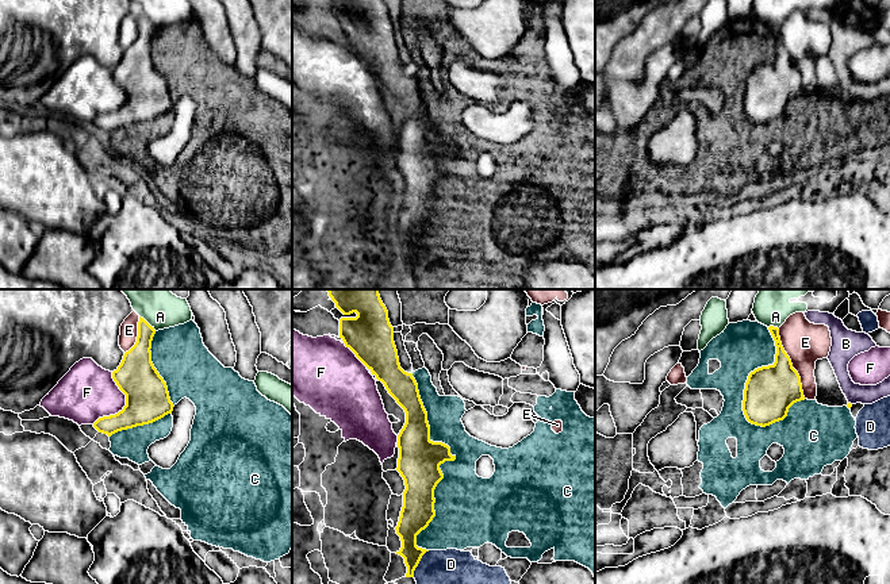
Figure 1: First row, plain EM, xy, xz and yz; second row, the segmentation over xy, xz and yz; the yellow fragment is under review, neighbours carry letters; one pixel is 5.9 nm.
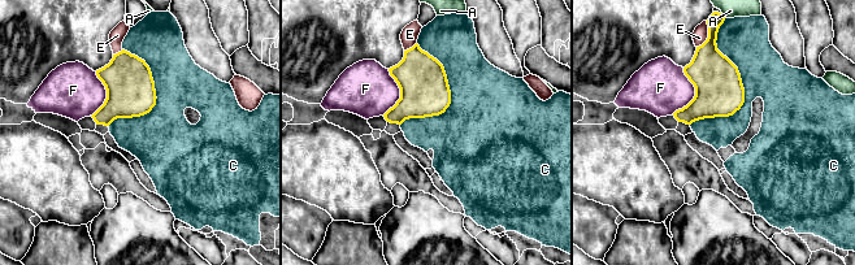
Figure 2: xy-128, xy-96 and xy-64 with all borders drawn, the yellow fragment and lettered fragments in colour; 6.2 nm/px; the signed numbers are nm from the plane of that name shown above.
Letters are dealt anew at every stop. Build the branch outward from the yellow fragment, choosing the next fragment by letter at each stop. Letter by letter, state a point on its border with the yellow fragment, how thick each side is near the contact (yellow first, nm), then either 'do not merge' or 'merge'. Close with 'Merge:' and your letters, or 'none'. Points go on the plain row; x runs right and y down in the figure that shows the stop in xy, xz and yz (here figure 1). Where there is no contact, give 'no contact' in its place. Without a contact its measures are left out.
A: meets yellow in xy at (146, 19); 180 nm thick on the yellow side, 160 nm on the other; do not merge
B: meets yellow in yz at (850, 100); 20 nm thick on the yellow side, 110 nm on the other; merge
C: meets yellow in xz at (449, 157); 260 nm thick on the yellow side, 340 nm on the other; do not merge
D: meets yellow in xz at (418, 260); 160 nm thick on the yellow side, 420 nm on the other; do not merge
E: meets yellow in yz at (791, 61); 300 nm thick on the yellow side, 240 nm on the other; do not merge
F: meets yellow in xy at (125, 103); 260 nm thick on the yellow side, 340 nm on the other; do not merge
Merge: B

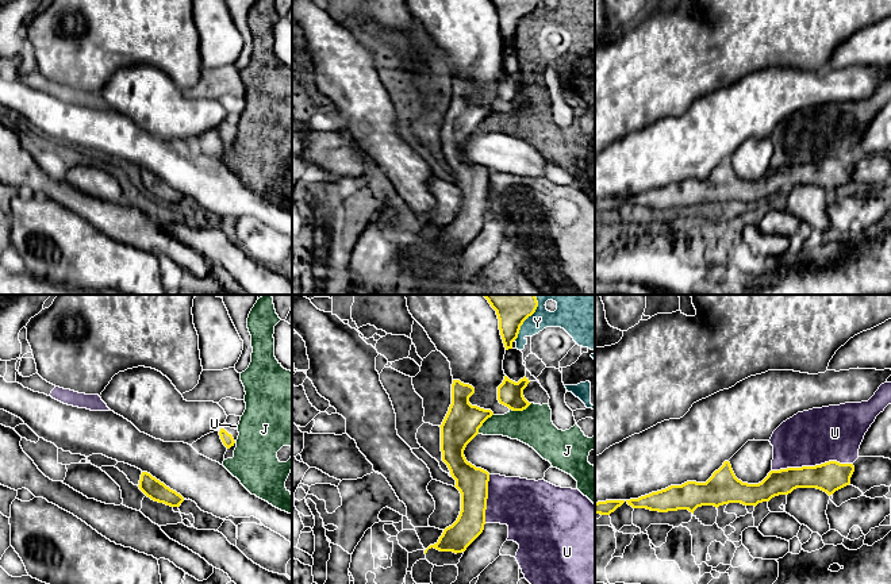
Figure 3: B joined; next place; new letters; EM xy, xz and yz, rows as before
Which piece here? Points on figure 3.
J: meets yellow in xz at (521, 107); 160 nm thick on the yellow side, 220 nm on the other; do not merge
U: meets yellow in yz at (811, 164); 180 nm thick on the yellow side, 320 nm on the other; merge
Y: meets yellow in xz at (523, 18); 160 nm thick on the yellow side, 140 nm on the other; do not merge
Merge: U

